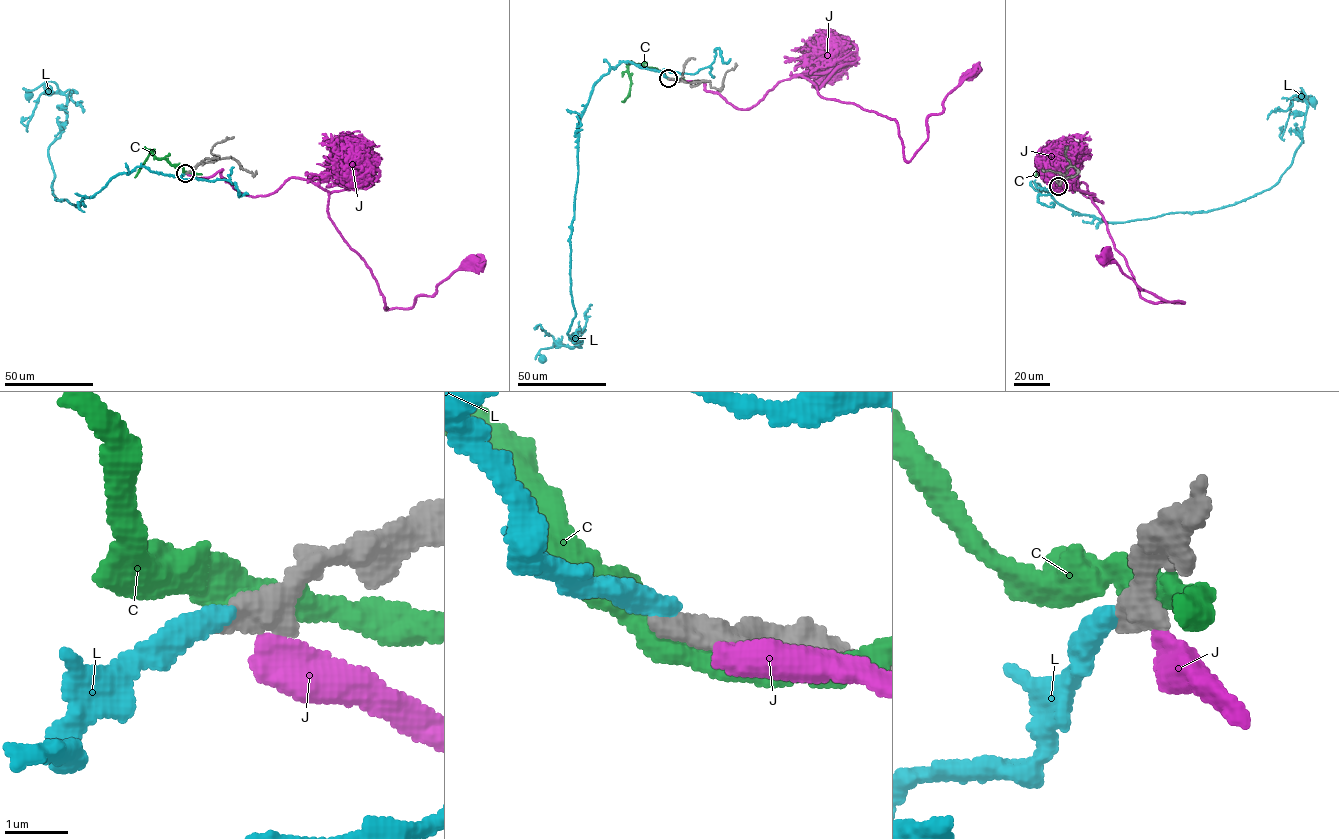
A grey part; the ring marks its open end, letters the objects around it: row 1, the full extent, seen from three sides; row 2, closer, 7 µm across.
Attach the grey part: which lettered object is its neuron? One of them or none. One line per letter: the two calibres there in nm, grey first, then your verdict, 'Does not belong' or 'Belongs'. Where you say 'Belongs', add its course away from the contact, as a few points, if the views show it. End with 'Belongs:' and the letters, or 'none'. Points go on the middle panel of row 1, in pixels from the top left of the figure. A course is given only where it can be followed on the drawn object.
C: Thickness 550 nm (grey) against 480 nm. Does not belong
J: Thickness 340 nm (grey) against 500 nm. Does not belong
L: Thickness 400 nm (grey) against 400 nm. Belongs. Its course: (668, 78), (623, 61), (593, 86), (569, 243), (567, 333), (581, 344), (541, 349), (541, 359)
Belongs: L

